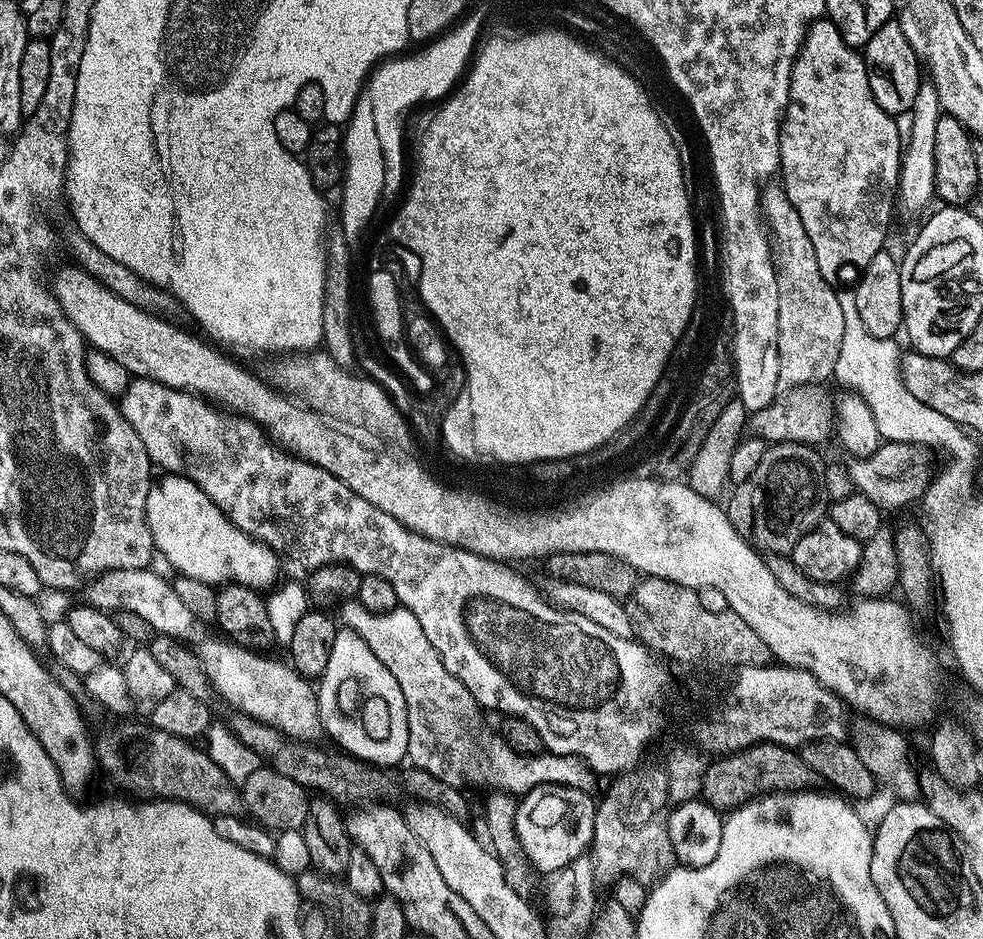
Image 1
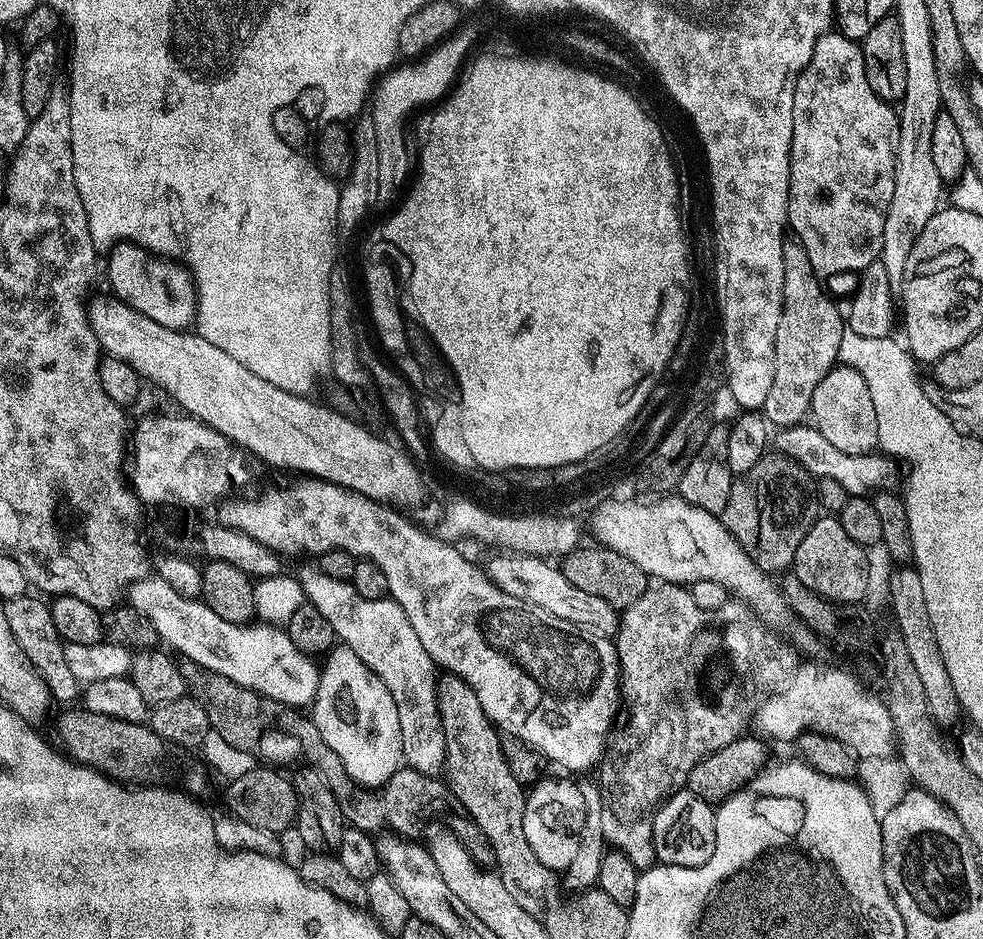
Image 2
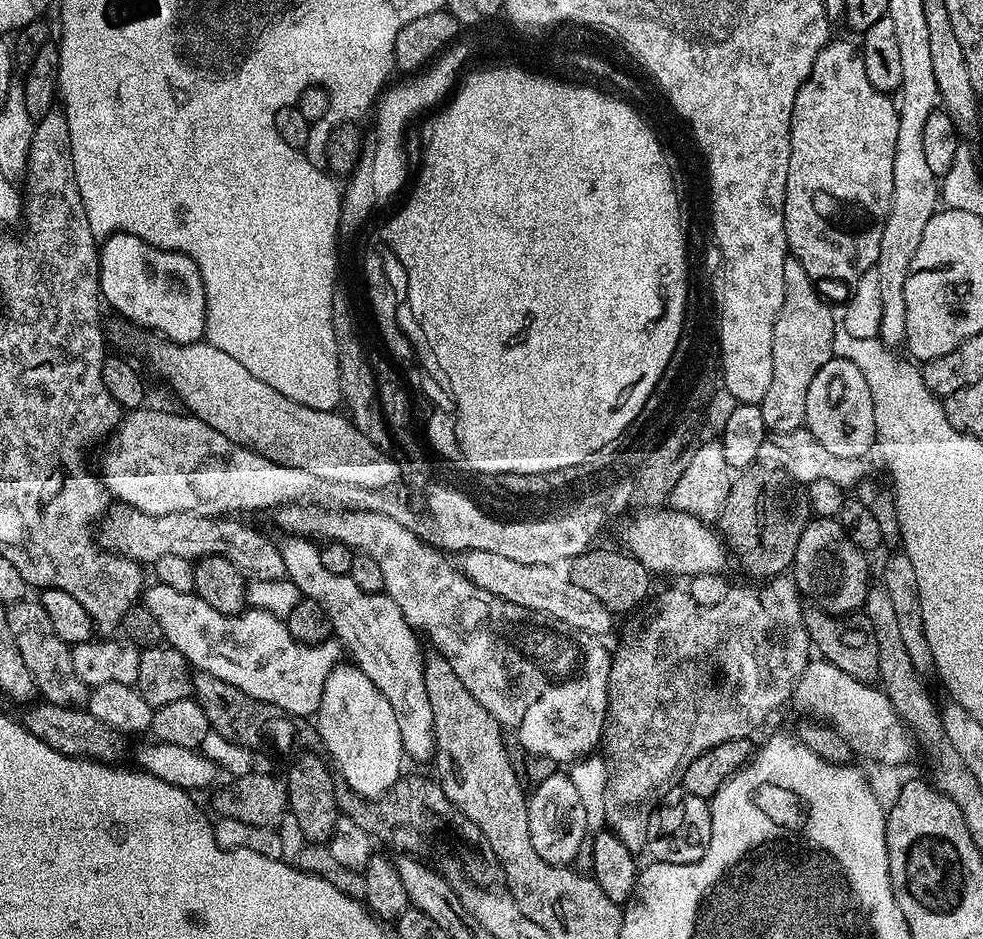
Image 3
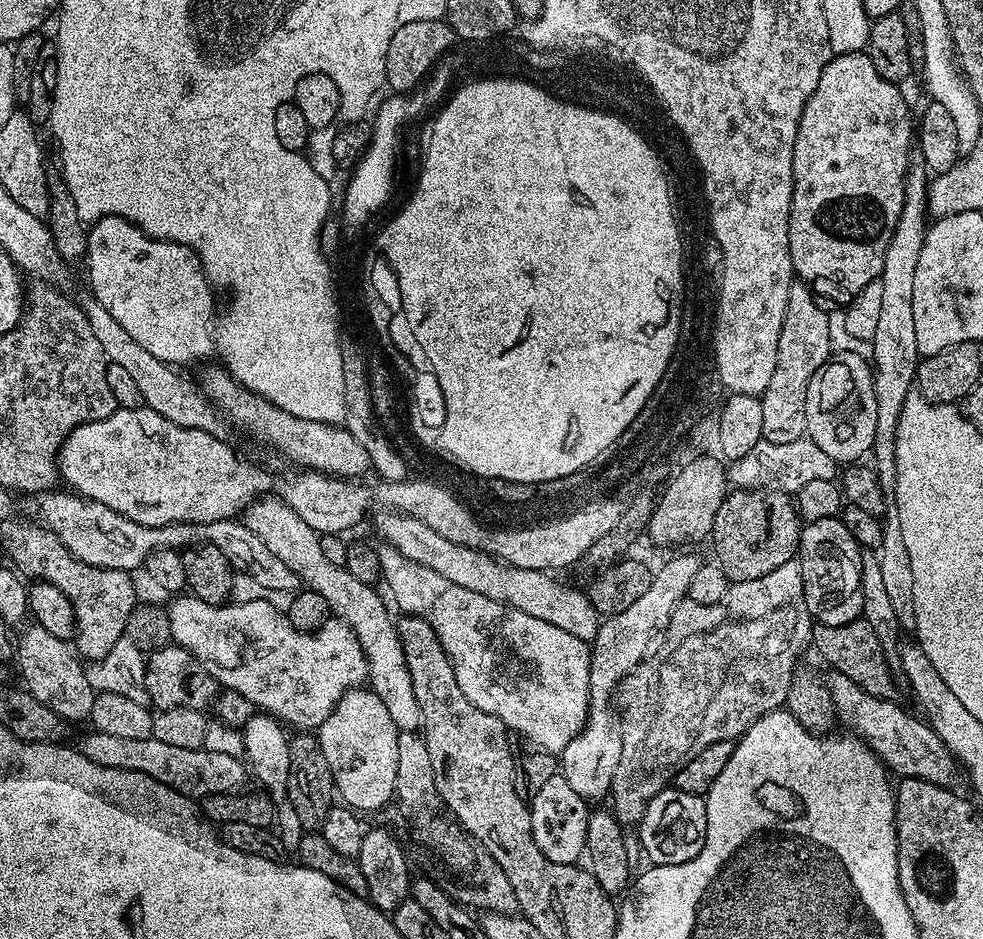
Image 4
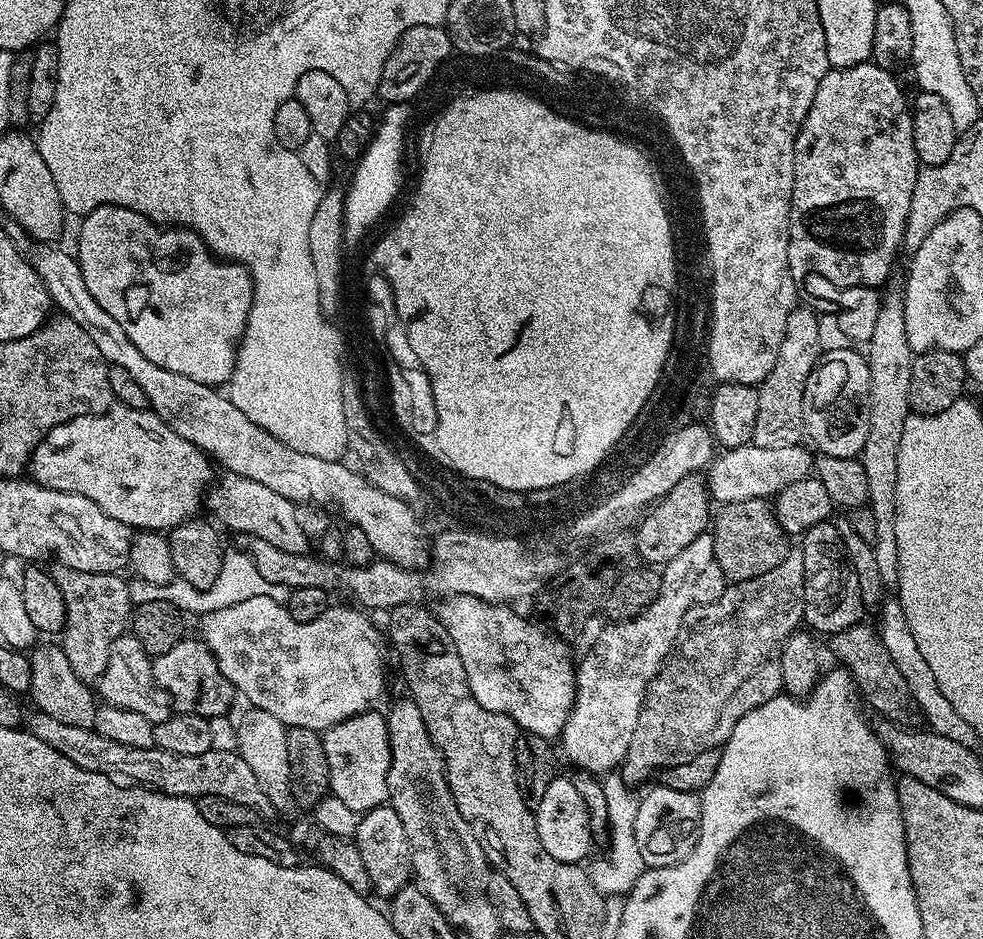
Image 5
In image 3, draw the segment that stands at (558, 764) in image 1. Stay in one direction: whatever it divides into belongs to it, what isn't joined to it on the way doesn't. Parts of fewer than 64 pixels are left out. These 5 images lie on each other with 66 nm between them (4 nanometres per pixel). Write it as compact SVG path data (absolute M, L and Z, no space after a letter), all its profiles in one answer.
M285 535L279 541L282 562L286 562L286 577L298 586L301 597L318 602L326 610L335 639L346 649L357 668L386 694L398 721L398 734L402 734L404 755L409 761L431 761L436 755L434 712L426 694L424 677L425 653L420 653L417 633L408 625L398 602L384 592L366 594L348 575L333 574L322 566L320 548L303 536Z

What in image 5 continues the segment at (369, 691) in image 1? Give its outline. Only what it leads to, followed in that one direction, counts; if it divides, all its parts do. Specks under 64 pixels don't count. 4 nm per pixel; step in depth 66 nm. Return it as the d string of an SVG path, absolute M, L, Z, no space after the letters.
M376 710L359 712L356 716L351 716L349 720L344 720L340 724L335 724L333 728L327 729L323 733L323 741L326 752L326 760L329 763L329 789L331 795L341 799L342 802L350 806L352 811L365 814L372 808L379 808L389 799L387 788L387 772L391 764L391 748L388 741L388 722L383 715L376 713Z

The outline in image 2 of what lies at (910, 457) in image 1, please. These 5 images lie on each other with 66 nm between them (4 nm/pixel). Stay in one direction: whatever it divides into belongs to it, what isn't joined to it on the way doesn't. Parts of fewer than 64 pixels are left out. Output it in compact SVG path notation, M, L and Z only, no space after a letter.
M810 424L779 429L773 437L772 444L781 455L794 458L817 479L834 478L846 488L849 495L862 496L877 491L893 491L899 487L902 478L902 472L900 476L898 470L899 463L893 457L880 452L862 455L843 453L823 437L819 428Z

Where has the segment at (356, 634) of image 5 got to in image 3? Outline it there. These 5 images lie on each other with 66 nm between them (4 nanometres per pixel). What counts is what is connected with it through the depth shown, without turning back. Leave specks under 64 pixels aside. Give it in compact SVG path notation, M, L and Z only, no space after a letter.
M159 582L153 585L142 593L143 607L158 618L161 637L179 650L193 669L214 674L214 678L238 686L250 698L278 706L293 718L308 718L320 709L326 678L342 660L339 640L299 644L281 617L260 608L249 607L236 616L227 616L218 614L214 606L206 606L195 592L170 590L170 586Z

